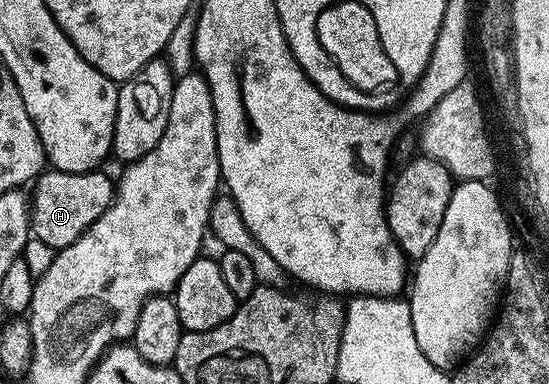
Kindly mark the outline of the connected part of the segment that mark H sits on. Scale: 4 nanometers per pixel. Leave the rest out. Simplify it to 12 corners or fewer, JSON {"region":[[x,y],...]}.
{"region":[[45,169],[30,190],[30,234],[53,250],[110,208],[113,179]]}

